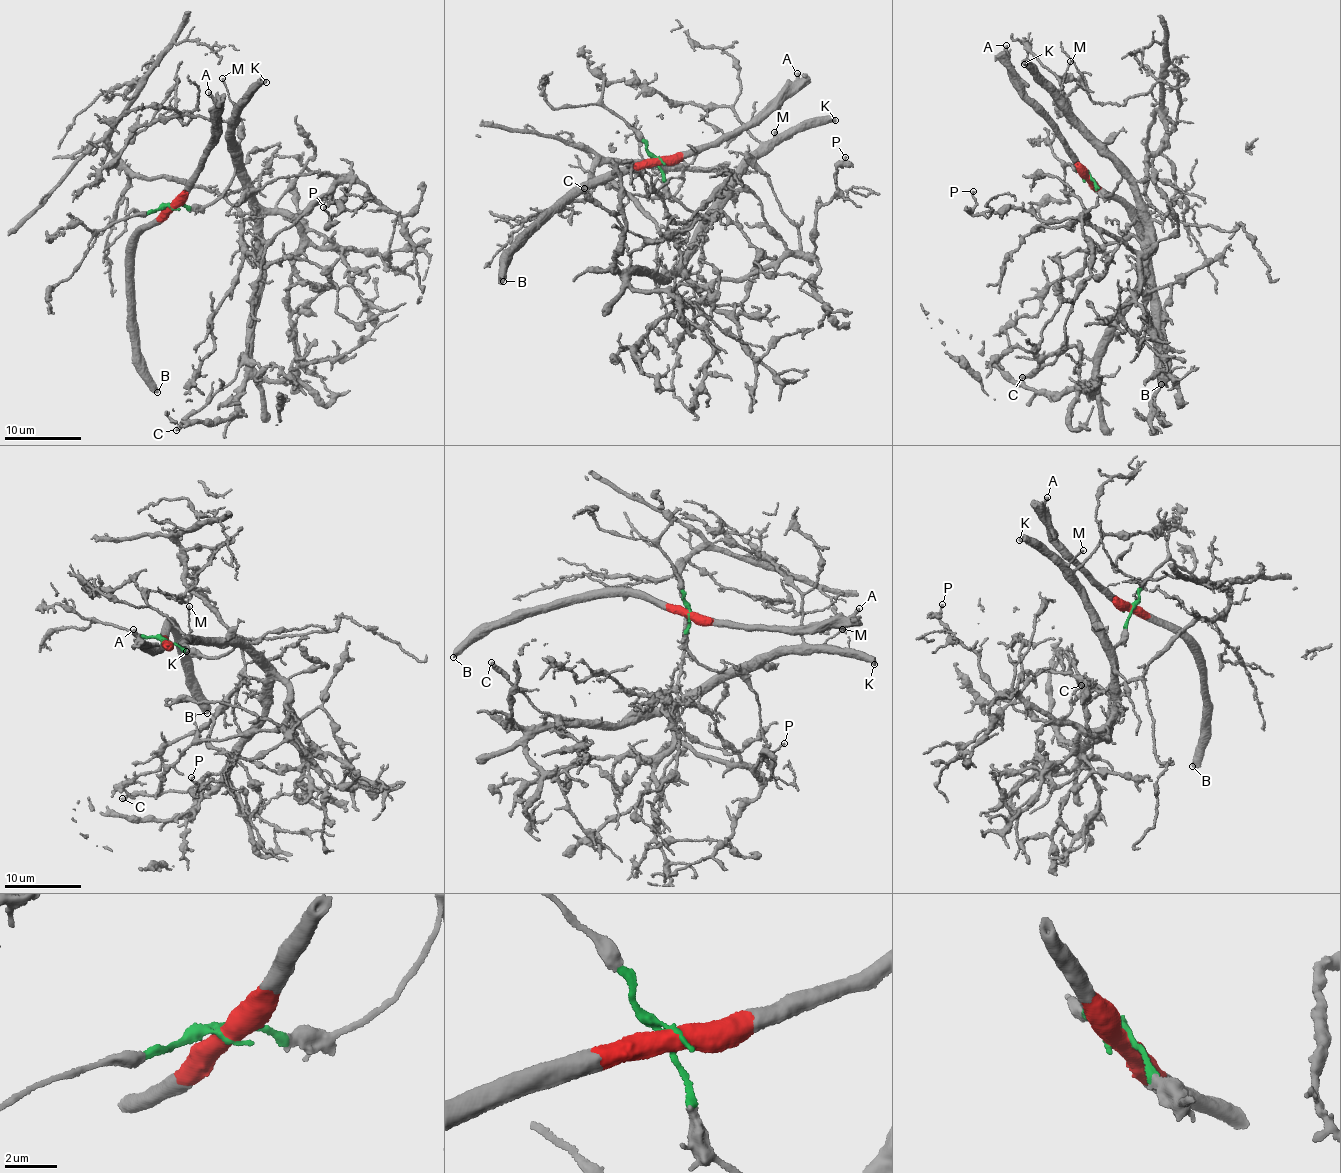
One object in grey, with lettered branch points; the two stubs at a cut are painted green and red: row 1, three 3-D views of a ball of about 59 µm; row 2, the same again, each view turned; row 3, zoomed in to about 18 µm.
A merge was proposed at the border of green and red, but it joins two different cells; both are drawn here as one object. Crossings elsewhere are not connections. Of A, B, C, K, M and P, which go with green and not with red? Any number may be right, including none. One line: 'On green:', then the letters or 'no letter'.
On green: C, K, M, P

